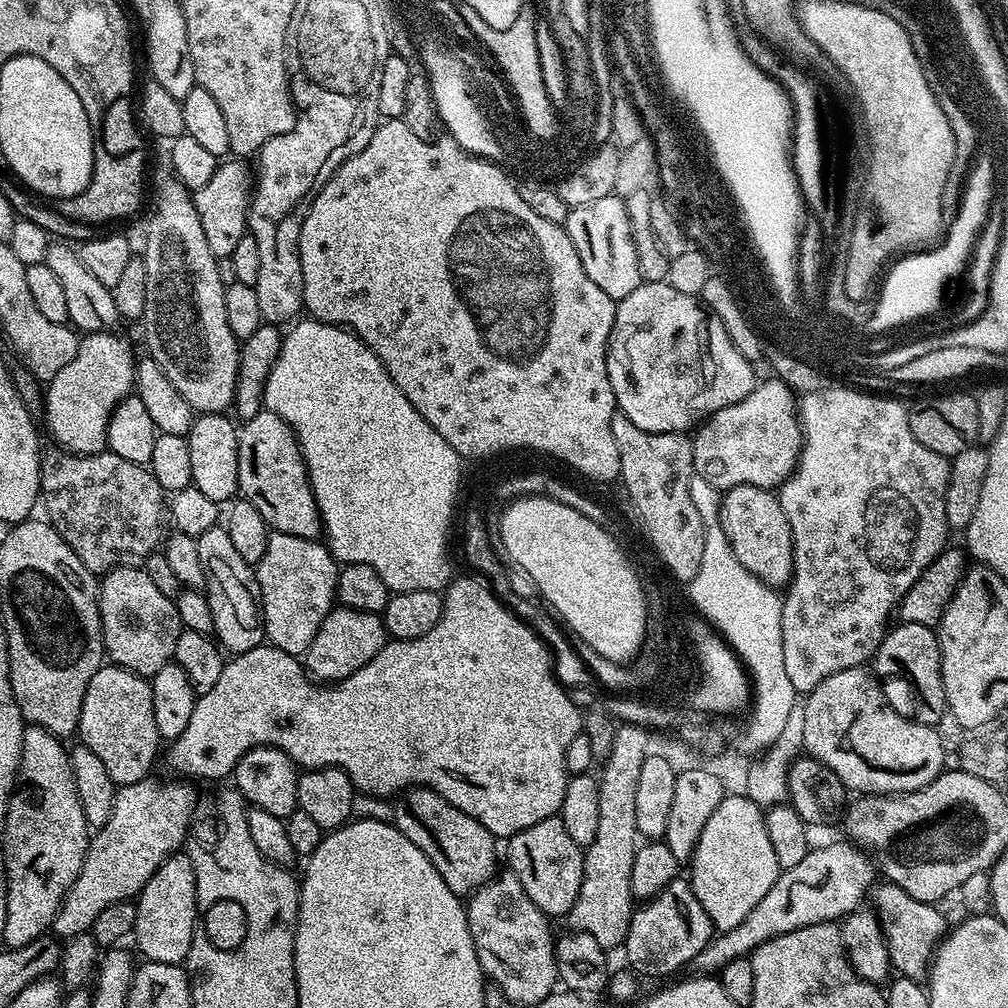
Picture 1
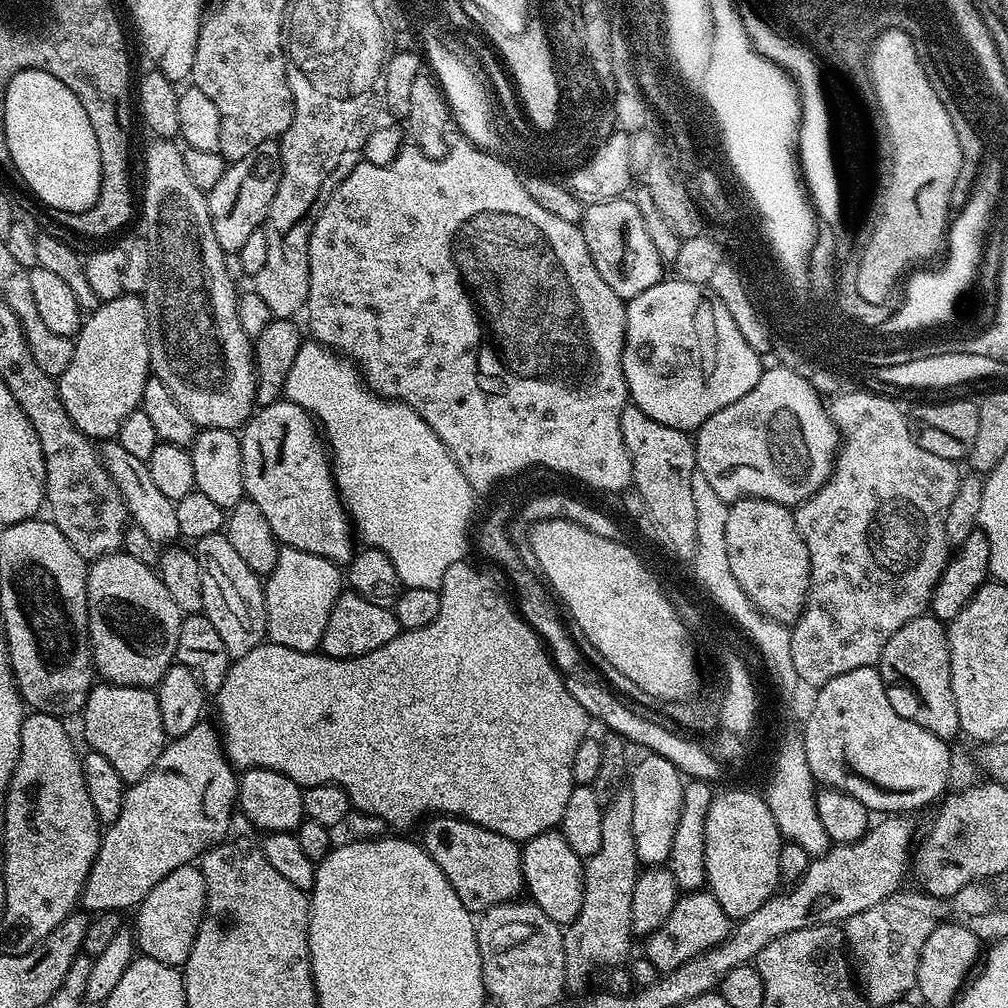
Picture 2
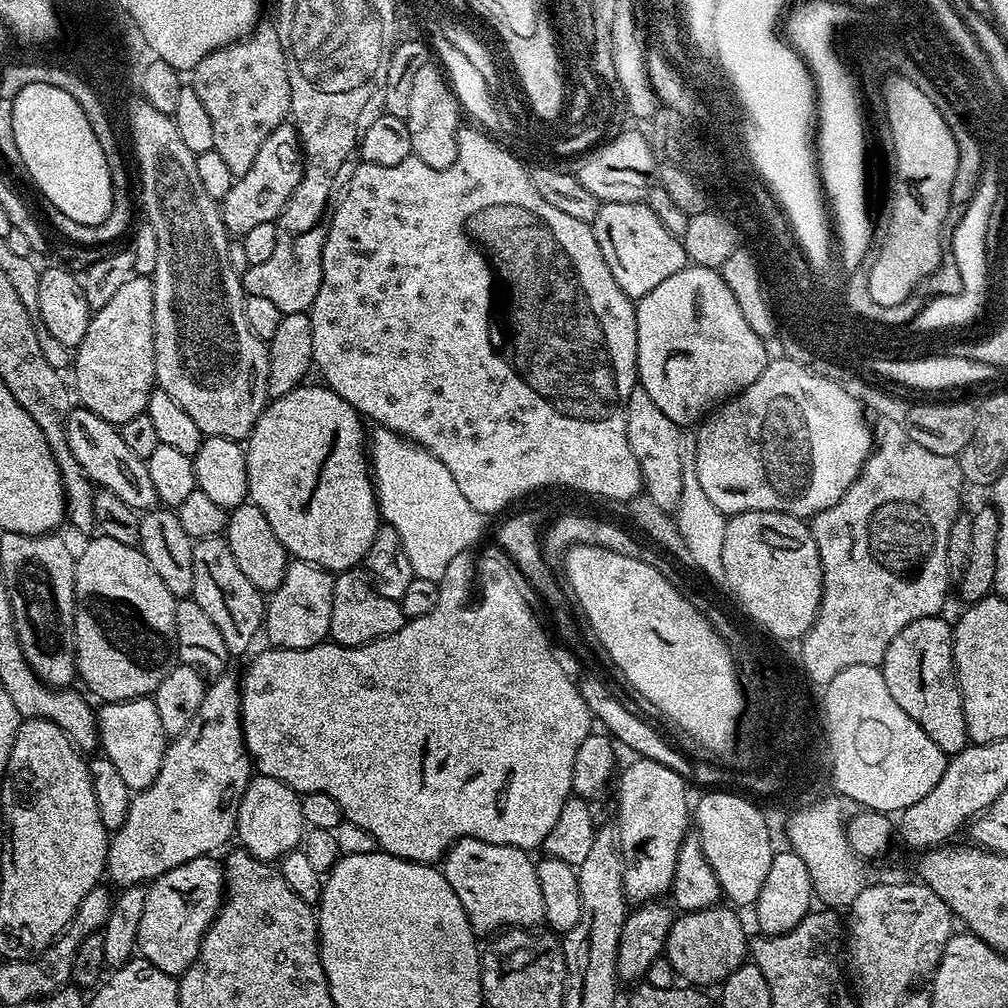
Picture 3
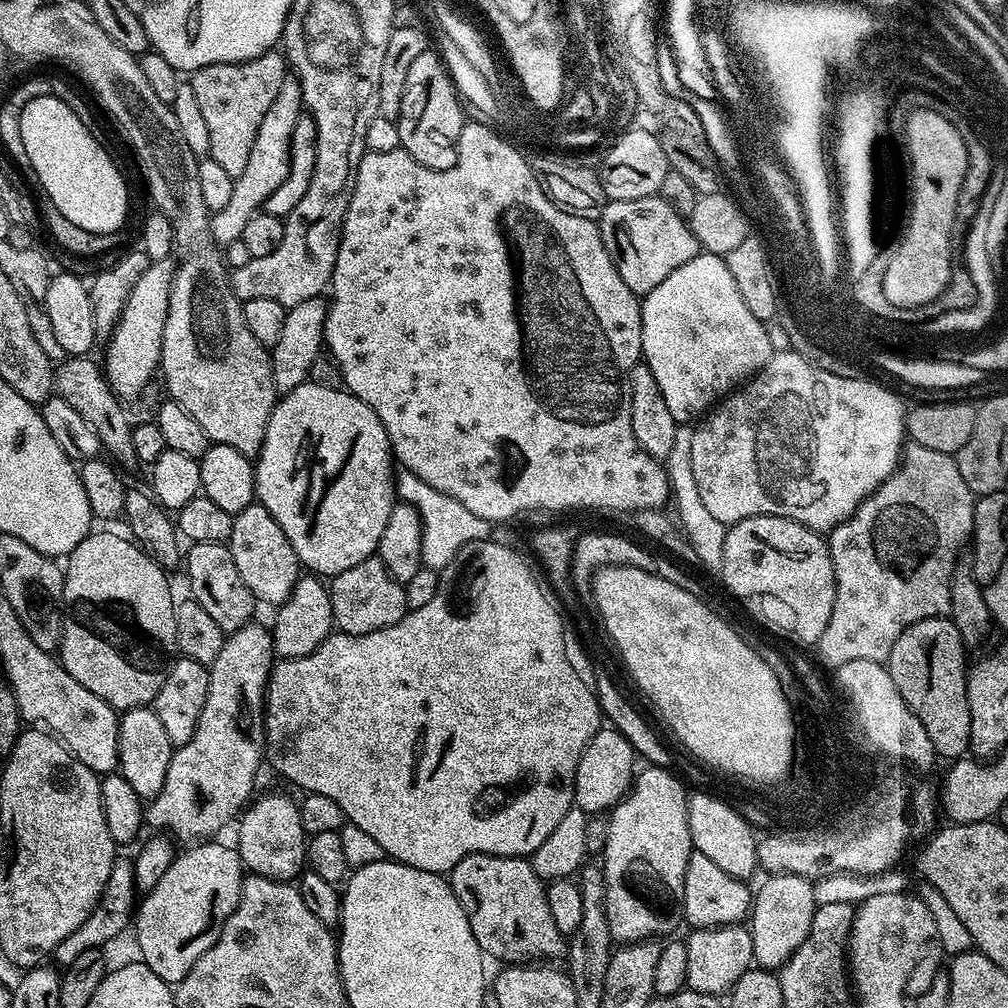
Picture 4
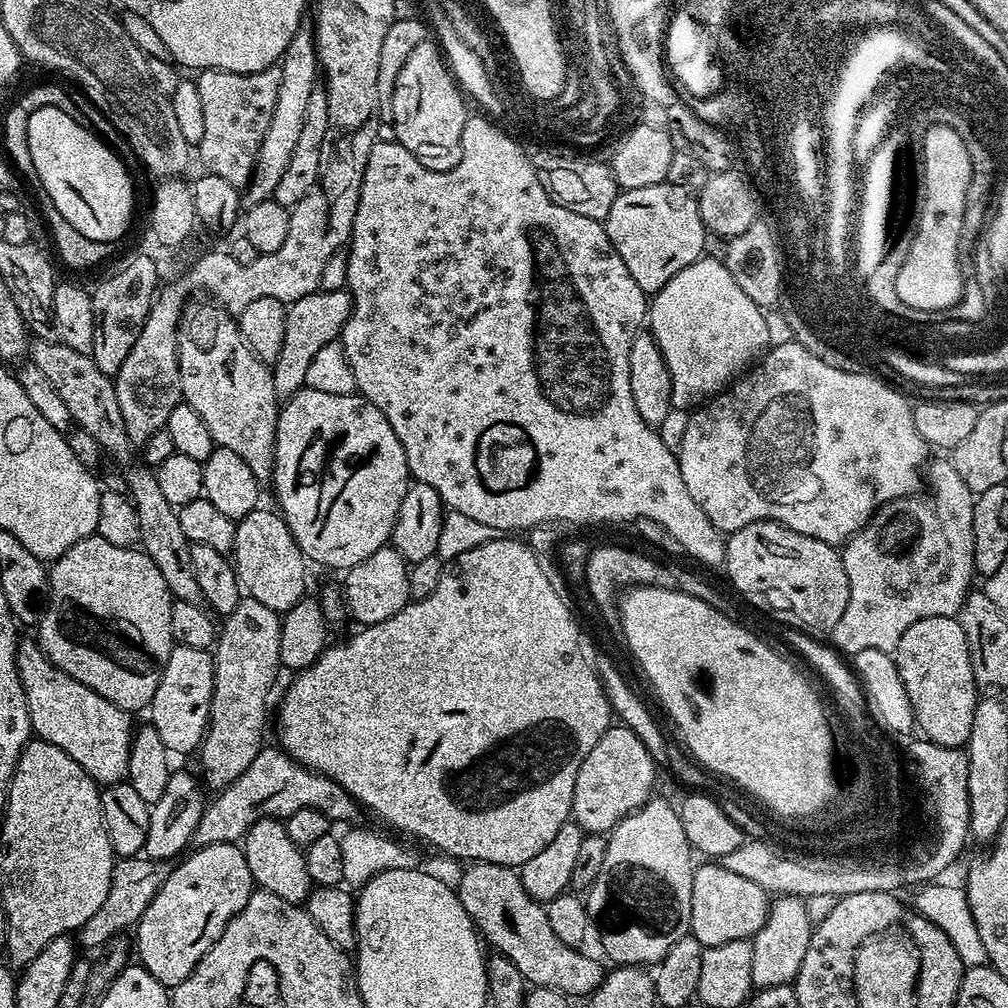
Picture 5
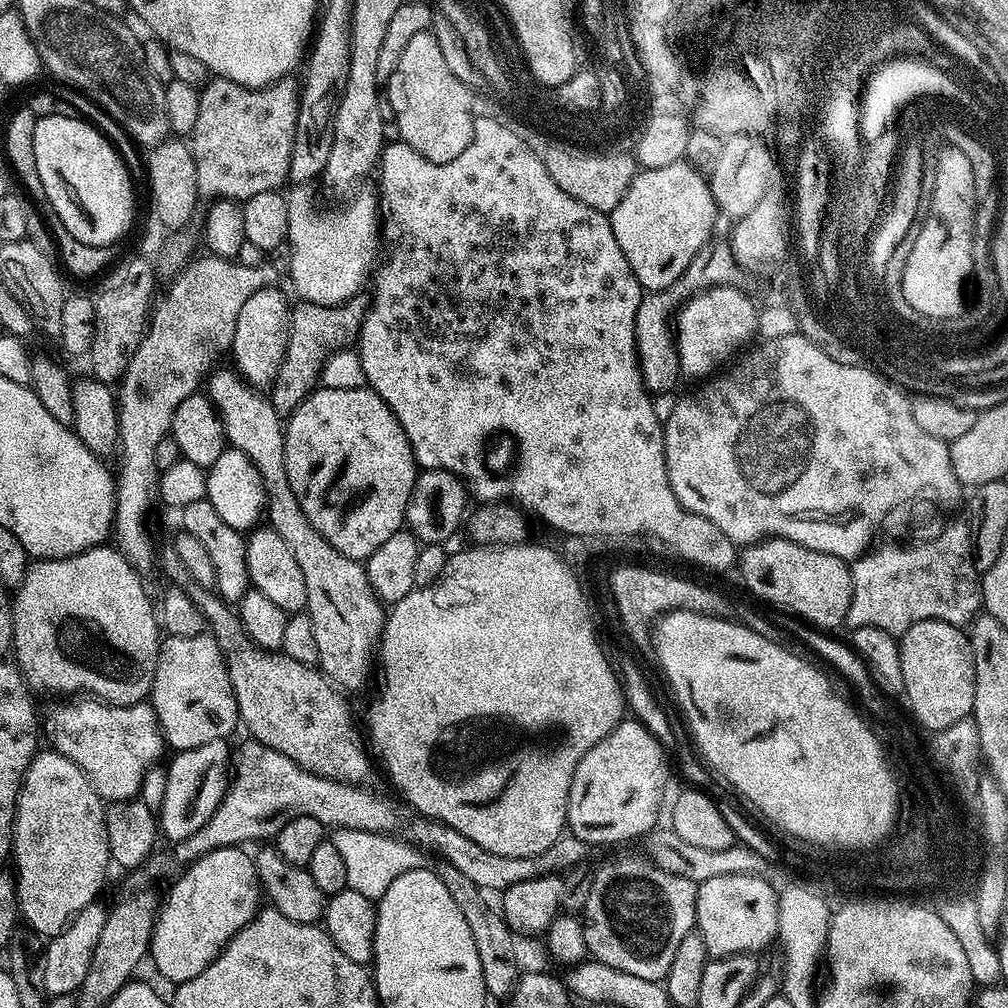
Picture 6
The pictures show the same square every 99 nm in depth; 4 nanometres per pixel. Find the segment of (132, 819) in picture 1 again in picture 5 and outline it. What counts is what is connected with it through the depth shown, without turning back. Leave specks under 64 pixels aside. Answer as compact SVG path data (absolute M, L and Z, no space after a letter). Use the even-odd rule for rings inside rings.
M245 595L219 625L214 645L216 677L212 691L212 719L208 722L204 743L198 749L200 764L204 767L202 780L209 789L219 790L233 784L238 774L242 774L265 747L264 711L268 708L268 691L276 680L276 671L282 668L281 619L281 613Z

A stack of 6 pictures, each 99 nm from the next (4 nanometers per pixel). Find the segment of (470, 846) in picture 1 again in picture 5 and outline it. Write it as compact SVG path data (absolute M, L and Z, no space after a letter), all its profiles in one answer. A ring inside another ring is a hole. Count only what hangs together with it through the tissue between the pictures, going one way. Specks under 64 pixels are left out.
M472 862L455 885L466 914L480 933L483 943L499 955L505 956L524 976L529 985L537 988L553 988L569 998L587 998L604 983L606 968L580 948L566 946L550 930L550 918L546 918L546 907L541 901L526 894L520 873L504 864Z

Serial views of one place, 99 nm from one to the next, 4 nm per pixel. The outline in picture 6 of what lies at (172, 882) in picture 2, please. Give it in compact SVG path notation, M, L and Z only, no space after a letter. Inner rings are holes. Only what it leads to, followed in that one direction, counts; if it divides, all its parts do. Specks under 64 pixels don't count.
M240 846L231 848L219 848L202 858L198 858L193 864L181 871L176 884L168 892L164 905L159 905L156 913L156 925L152 931L152 946L150 960L156 963L156 968L169 980L172 986L186 982L190 978L198 978L210 962L224 948L242 926L251 922L261 907L262 889L260 879L256 873L256 862L251 855L247 856L245 849Z

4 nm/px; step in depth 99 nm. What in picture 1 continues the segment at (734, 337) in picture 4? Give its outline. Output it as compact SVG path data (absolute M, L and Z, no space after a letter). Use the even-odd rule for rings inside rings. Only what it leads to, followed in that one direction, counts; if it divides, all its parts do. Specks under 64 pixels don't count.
M641 282L633 292L626 294L624 300L617 303L614 326L610 330L610 338L608 339L606 370L610 374L610 386L614 390L614 398L616 399L619 415L630 418L630 422L634 422L634 426L638 426L647 432L687 433L689 430L695 429L701 422L707 420L713 412L722 410L726 406L734 406L734 402L742 402L742 398L746 398L746 394L750 394L758 383L754 378L752 361L742 358L742 354L738 354L730 334L726 334L726 326L722 326L719 318L709 314L697 297L690 294L682 294L682 290L674 290L674 286L670 286L667 282L662 284Z

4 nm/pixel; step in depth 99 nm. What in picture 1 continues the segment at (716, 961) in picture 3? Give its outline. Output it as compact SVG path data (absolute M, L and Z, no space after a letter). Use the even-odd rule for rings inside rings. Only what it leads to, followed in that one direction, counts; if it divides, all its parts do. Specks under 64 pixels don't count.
M677 878L633 911L622 952L628 955L627 967L641 977L668 976L679 968L687 969L692 959L711 942L713 935L710 918L706 910L702 910L702 902L698 902L691 883Z

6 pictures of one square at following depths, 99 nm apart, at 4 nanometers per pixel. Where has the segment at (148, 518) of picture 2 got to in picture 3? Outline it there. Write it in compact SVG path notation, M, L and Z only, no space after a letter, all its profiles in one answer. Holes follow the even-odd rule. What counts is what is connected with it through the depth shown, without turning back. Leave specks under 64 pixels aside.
M73 407L72 413L66 418L66 442L70 442L70 450L74 450L78 466L82 466L93 485L105 492L114 493L131 508L151 510L157 507L154 482L150 482L147 463L126 447L117 425L106 422L106 418L98 418L98 414L94 414L89 408Z

